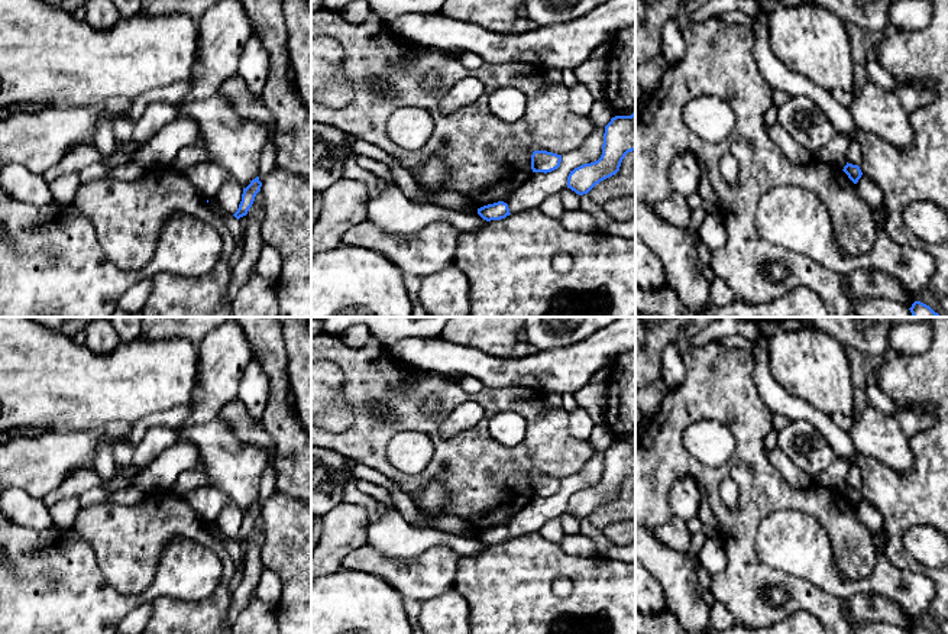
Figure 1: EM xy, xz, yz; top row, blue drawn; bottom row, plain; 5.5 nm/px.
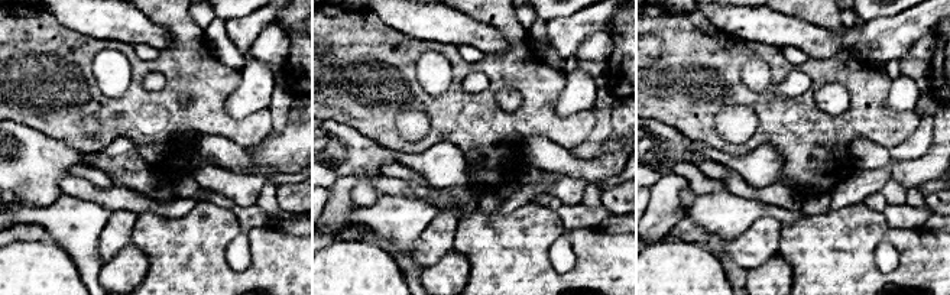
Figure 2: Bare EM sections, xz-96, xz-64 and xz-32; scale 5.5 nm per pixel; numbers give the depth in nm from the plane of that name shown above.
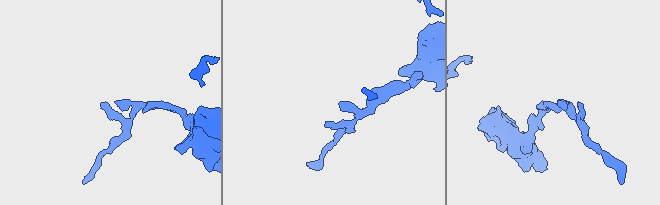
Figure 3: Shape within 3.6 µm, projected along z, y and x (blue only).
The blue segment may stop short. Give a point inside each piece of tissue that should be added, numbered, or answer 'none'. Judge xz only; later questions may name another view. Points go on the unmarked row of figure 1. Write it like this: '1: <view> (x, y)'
none

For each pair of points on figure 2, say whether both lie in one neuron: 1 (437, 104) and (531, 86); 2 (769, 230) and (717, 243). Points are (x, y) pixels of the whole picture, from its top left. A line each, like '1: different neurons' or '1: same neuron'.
1: same neuron
2: same neuron

